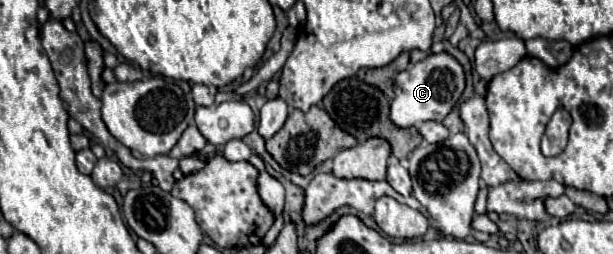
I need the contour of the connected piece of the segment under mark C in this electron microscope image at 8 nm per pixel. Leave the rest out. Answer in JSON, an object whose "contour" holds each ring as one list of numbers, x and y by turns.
{"contour":[[445,52,443,54,429,54,423,62,409,66,407,70,403,70,395,76,395,84,393,84,395,98,391,102,391,120,397,128,409,128,409,126,415,126,415,124,427,122,427,120,443,120,451,112,455,102,461,98,463,88,465,88,465,76,463,76,463,68,459,66,459,62]]}

